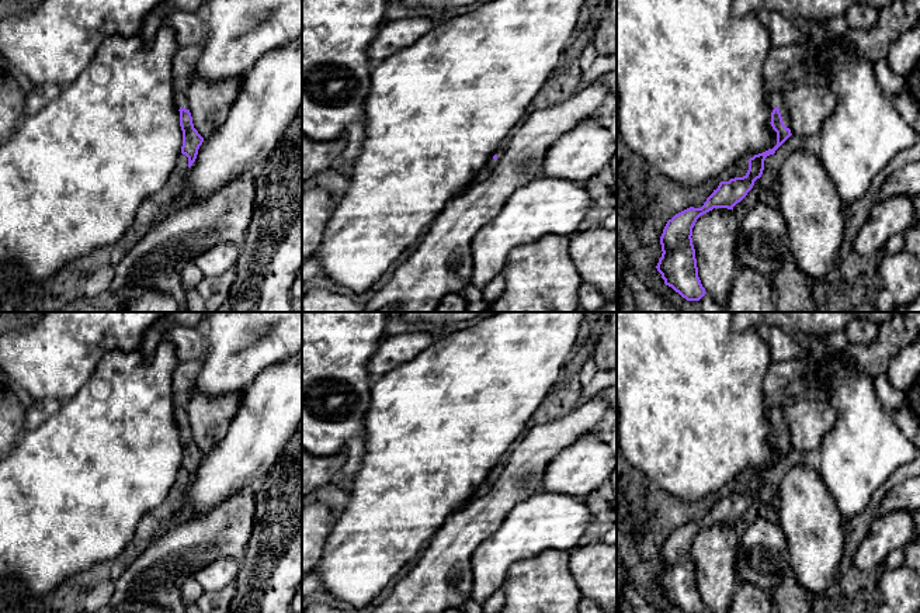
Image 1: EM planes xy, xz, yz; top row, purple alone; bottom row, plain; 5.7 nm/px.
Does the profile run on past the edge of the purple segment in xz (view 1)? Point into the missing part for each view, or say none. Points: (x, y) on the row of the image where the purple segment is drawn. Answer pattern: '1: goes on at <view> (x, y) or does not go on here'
1: goes on at xz (490, 163)

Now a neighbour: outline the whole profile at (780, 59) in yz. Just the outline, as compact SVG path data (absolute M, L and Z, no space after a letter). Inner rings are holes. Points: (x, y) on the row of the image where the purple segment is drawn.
M799 45L773 46L767 53L763 75L770 86L775 86L794 66L802 63L805 51Z

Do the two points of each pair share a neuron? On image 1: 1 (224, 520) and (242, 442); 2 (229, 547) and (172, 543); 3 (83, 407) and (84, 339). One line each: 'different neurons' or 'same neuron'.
1: different neurons
2: same neuron
3: different neurons

